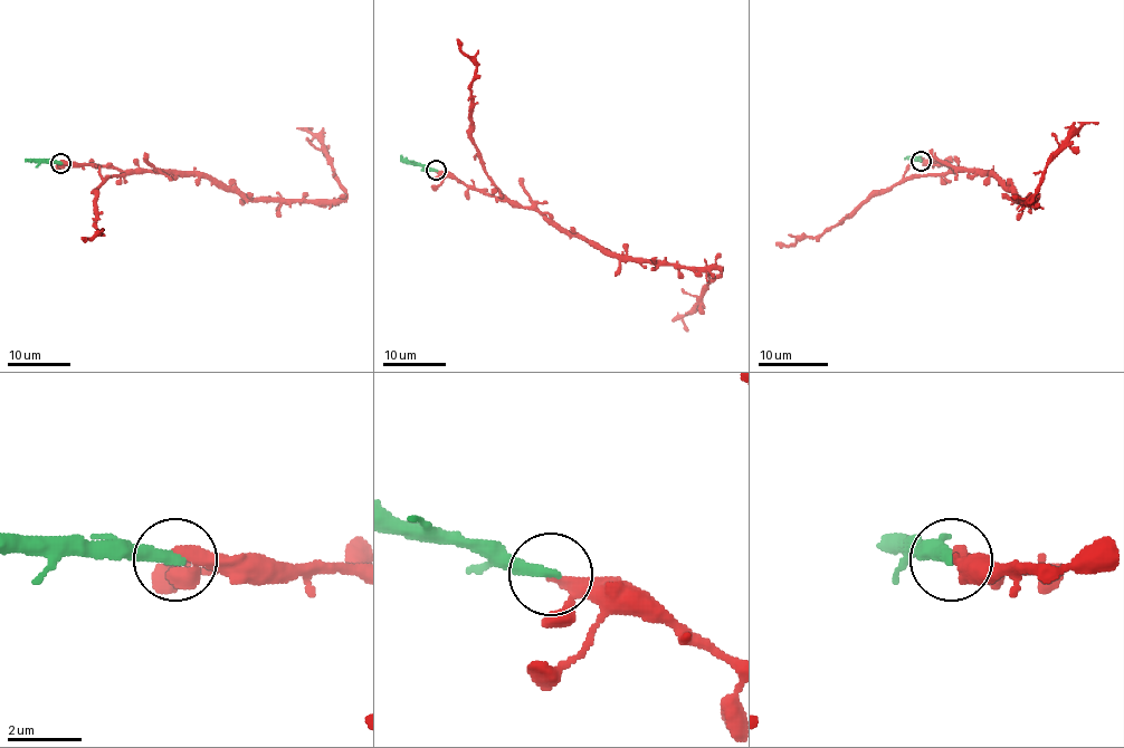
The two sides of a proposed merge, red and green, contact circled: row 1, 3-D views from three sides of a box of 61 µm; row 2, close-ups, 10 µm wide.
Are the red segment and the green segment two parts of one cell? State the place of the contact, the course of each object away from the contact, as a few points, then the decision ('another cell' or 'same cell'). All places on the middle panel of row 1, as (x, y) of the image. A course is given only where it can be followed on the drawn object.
at (436, 170); red runs (436, 171), (535, 207), (621, 256), (717, 269), (721, 274), (683, 317), (687, 331); green runs (436, 171), (412, 164), (401, 155); same cell

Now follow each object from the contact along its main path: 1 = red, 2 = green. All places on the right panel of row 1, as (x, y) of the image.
1: (921, 161), (942, 163), (951, 170), (988, 171), (1016, 198), (1029, 201), (1050, 155), (1084, 123), (1097, 124)
2: (921, 161), (904, 159)

